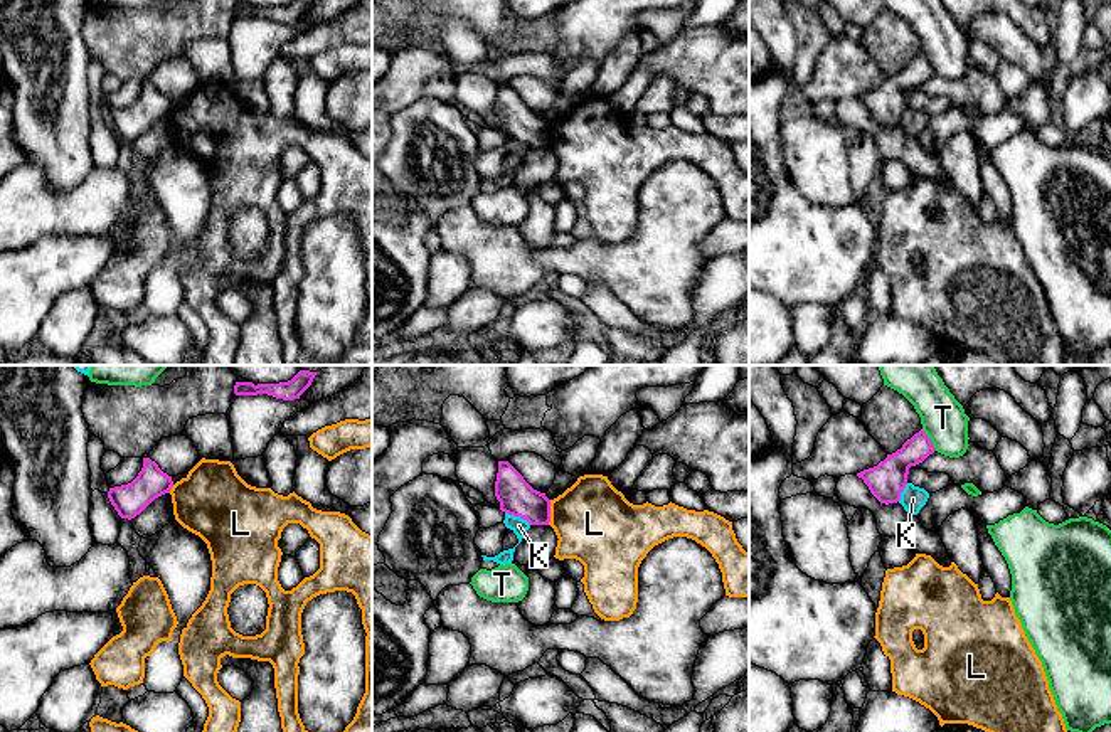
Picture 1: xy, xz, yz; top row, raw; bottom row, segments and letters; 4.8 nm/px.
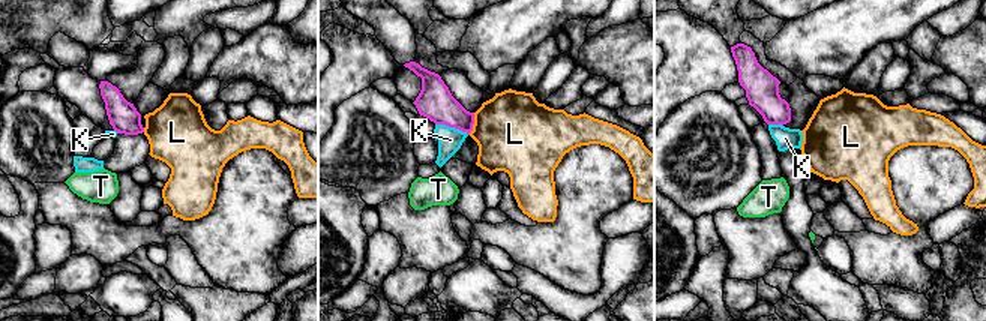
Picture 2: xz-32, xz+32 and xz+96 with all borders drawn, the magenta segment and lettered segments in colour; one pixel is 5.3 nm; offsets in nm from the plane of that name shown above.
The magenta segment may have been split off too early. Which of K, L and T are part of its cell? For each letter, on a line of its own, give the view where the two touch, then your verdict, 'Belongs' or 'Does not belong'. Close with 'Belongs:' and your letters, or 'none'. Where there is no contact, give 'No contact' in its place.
K: Touches magenta in xz. Does not belong
L: Touches magenta in xz. Does not belong
T: Touches magenta in yz. Does not belong
Belongs: none

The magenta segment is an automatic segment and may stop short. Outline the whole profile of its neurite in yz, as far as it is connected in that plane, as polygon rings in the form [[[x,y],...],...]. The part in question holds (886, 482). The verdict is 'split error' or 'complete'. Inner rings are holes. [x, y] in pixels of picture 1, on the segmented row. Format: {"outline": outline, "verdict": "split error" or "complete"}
{"outline": [[[921,429],[901,449],[887,454],[877,466],[857,473],[880,503],[897,503],[907,485],[909,468],[922,463],[936,449]]], "verdict": "complete"}

